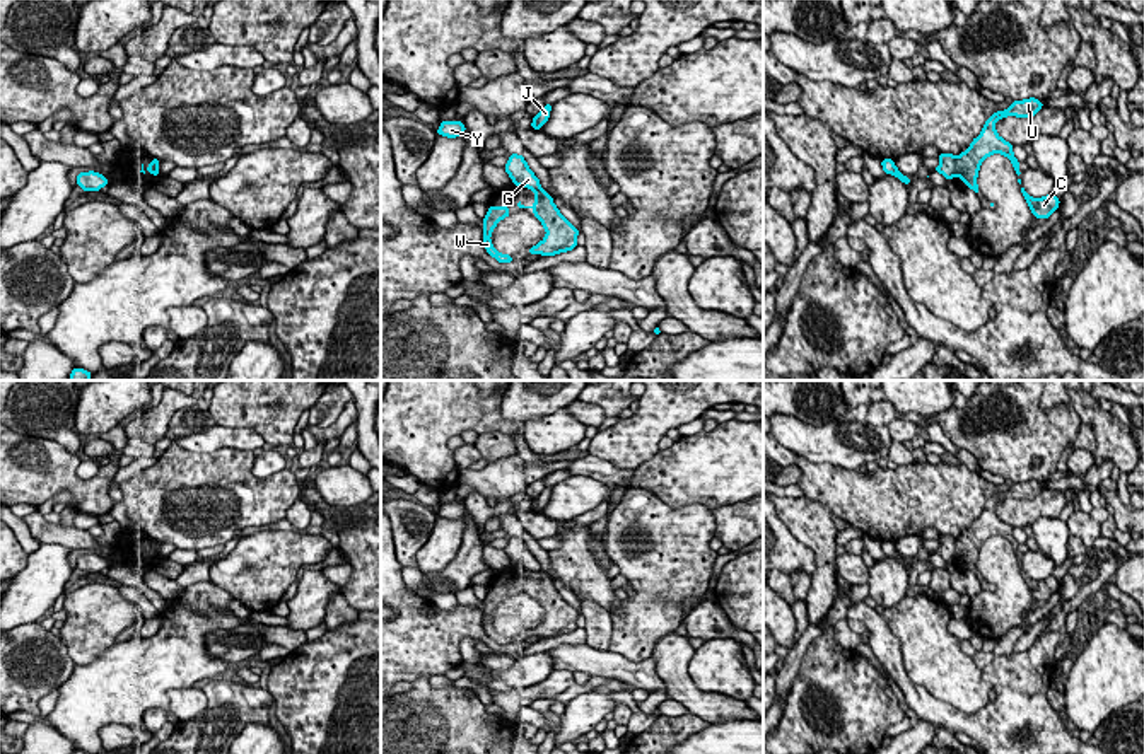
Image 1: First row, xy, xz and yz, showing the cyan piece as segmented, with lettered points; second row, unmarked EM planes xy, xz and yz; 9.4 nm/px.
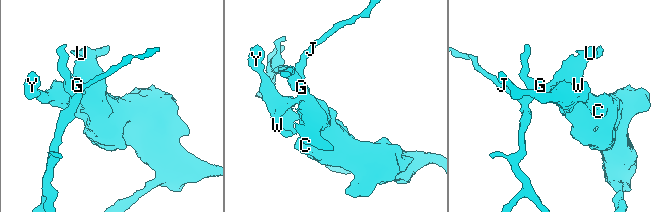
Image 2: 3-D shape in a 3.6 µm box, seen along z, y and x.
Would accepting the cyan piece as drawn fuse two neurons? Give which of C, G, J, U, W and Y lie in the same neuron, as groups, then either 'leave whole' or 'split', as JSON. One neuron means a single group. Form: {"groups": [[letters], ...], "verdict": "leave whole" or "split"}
{"groups": [["C", "U", "W", "Y"], ["G", "J"]], "verdict": "split"}

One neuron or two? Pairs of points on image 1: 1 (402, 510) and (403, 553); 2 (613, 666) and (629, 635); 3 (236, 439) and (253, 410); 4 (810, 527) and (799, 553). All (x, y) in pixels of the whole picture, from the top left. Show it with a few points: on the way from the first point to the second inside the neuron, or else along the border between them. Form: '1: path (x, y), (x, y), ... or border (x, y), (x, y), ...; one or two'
1: path (403, 521), (403, 543); one
2: border (608, 649), (632, 661), (651, 657); two
3: border (217, 423), (253, 429), (265, 442); two
4: border (781, 519), (811, 551), (811, 577); two

